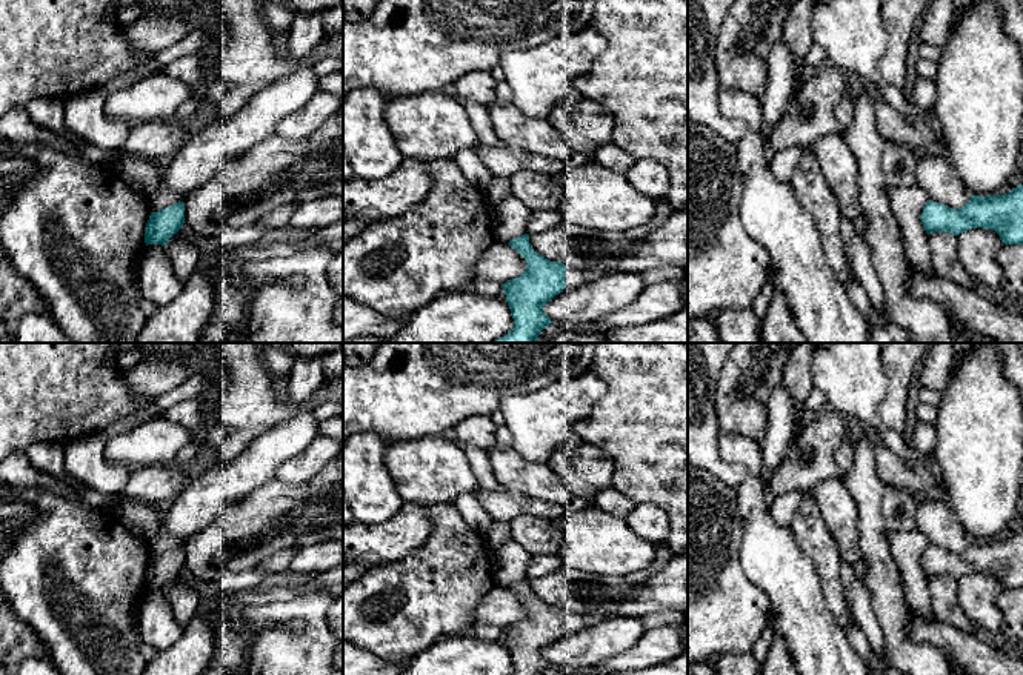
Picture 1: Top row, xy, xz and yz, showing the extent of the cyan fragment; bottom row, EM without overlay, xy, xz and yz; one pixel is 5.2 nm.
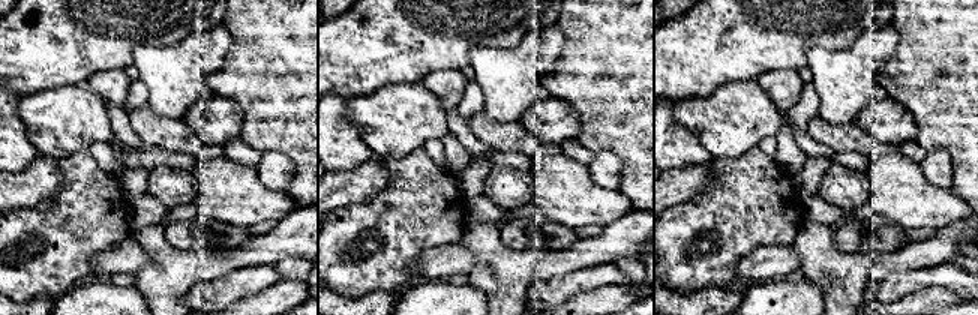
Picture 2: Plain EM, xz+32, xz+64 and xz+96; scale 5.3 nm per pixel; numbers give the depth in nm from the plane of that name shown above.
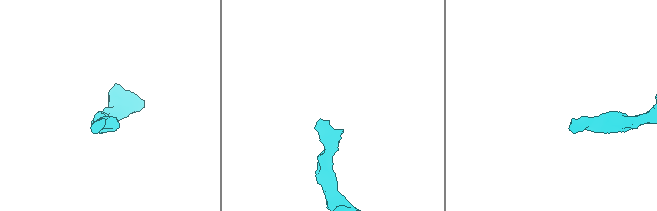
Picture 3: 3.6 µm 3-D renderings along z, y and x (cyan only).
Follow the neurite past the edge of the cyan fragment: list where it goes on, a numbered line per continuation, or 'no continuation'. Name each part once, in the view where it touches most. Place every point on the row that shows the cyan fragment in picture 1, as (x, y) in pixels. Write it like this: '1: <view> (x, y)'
1: xz (665, 245)

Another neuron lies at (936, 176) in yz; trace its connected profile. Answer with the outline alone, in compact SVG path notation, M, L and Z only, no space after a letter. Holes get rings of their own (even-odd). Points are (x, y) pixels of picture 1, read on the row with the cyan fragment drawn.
M926 154L918 158L915 174L917 185L932 201L958 209L972 197L961 183L951 161L941 154Z

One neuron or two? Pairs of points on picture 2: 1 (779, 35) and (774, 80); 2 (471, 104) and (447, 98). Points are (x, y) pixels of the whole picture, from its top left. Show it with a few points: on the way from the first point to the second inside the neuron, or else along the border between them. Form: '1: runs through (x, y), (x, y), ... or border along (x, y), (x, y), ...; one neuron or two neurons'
1: border along (797, 69), (771, 69), (762, 72), (755, 80); two neurons
2: border along (470, 81), (462, 99), (455, 107); two neurons

